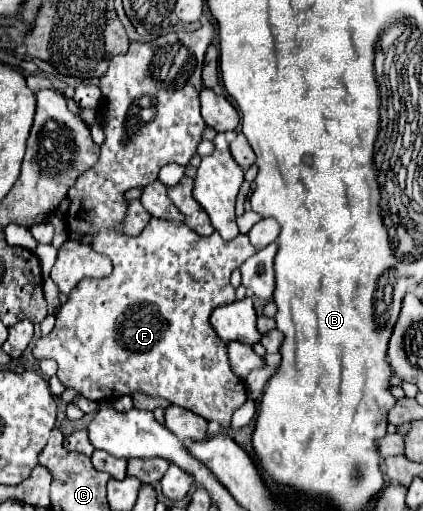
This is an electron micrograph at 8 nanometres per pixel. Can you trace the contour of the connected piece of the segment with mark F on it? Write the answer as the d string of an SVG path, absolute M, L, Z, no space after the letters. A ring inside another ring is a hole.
M206 23L192 33L168 33L148 43L130 43L128 53L110 59L106 75L100 77L100 91L108 107L108 119L104 123L106 139L94 169L82 173L68 191L70 209L66 213L66 227L68 231L92 233L92 249L106 253L112 259L114 271L106 279L82 281L68 295L68 301L56 315L54 329L34 343L32 355L36 361L54 359L58 363L56 377L88 399L116 399L132 391L144 391L184 407L206 421L216 419L226 429L230 427L232 413L242 407L248 397L244 383L230 369L226 343L214 333L208 319L216 307L236 299L230 273L254 255L256 249L250 245L248 235L238 235L232 241L224 241L218 233L202 237L184 223L162 219L152 219L138 237L126 237L112 229L118 223L118 201L126 201L126 189L154 183L164 165L188 165L192 155L196 155L202 131L206 129L198 101L202 91L200 73L204 53L214 33L216 27Z

